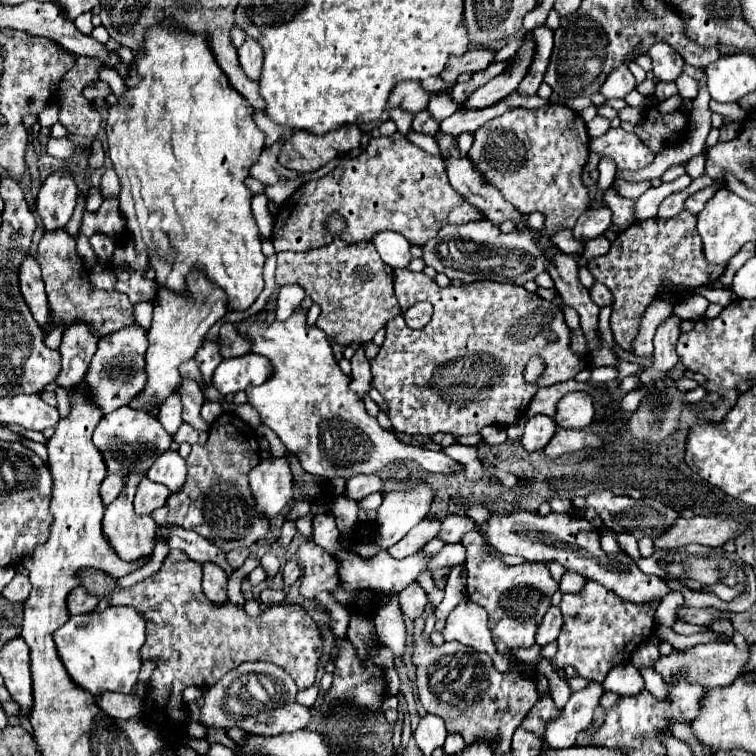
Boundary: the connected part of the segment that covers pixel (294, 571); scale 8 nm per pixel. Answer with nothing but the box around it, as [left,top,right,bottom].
[283,559,301,585]

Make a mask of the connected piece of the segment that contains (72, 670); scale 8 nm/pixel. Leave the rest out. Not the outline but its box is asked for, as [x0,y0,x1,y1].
[55,607,145,695]

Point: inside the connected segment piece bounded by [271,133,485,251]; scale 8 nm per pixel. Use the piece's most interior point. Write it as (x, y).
(393, 184)

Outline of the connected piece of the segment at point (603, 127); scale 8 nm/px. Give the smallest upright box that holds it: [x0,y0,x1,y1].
[587,116,611,139]

